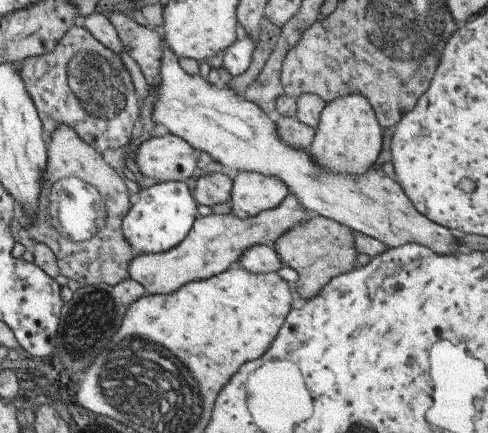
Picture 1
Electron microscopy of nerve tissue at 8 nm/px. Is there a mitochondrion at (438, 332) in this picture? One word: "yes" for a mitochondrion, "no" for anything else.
no

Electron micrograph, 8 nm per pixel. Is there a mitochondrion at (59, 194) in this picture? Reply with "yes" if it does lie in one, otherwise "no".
yes

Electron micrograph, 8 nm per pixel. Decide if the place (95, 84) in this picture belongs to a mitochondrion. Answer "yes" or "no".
yes

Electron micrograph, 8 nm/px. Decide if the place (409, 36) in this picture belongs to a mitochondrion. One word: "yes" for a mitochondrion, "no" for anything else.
yes

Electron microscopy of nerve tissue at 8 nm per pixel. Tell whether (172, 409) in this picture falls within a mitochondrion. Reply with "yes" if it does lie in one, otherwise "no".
yes

